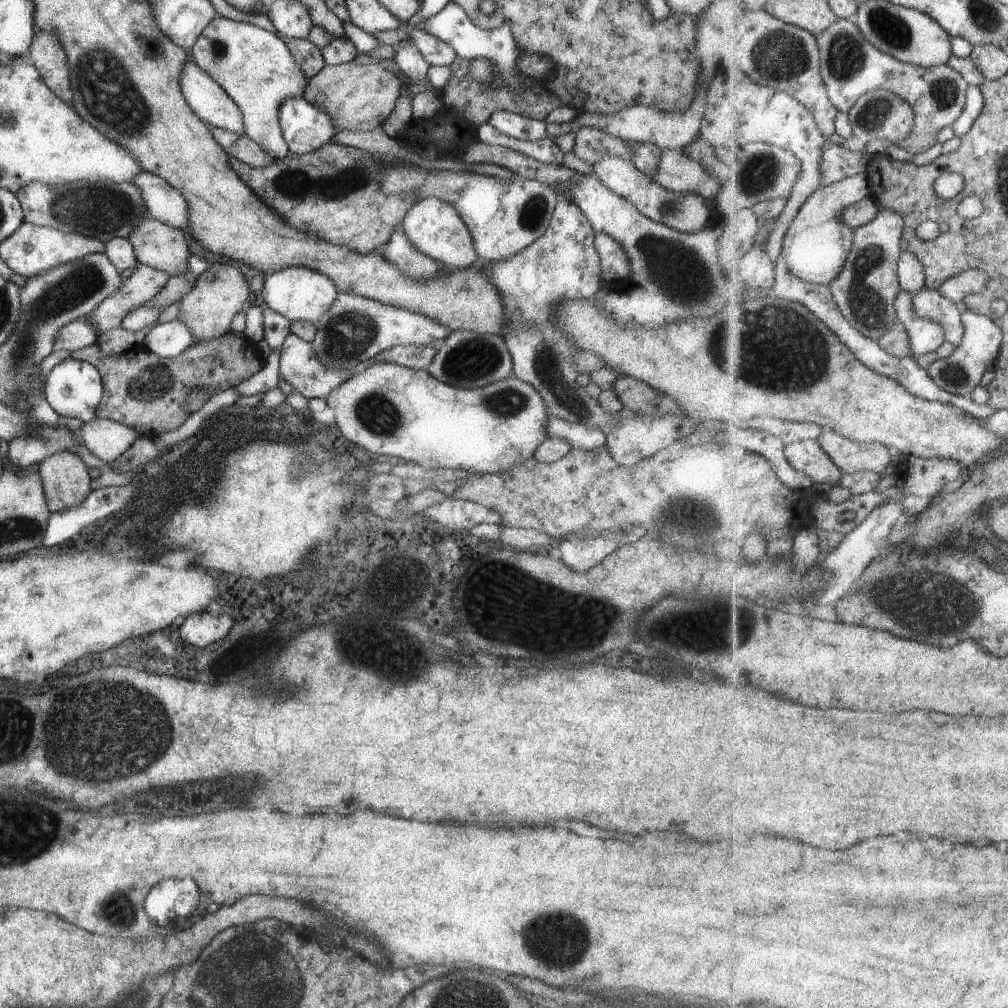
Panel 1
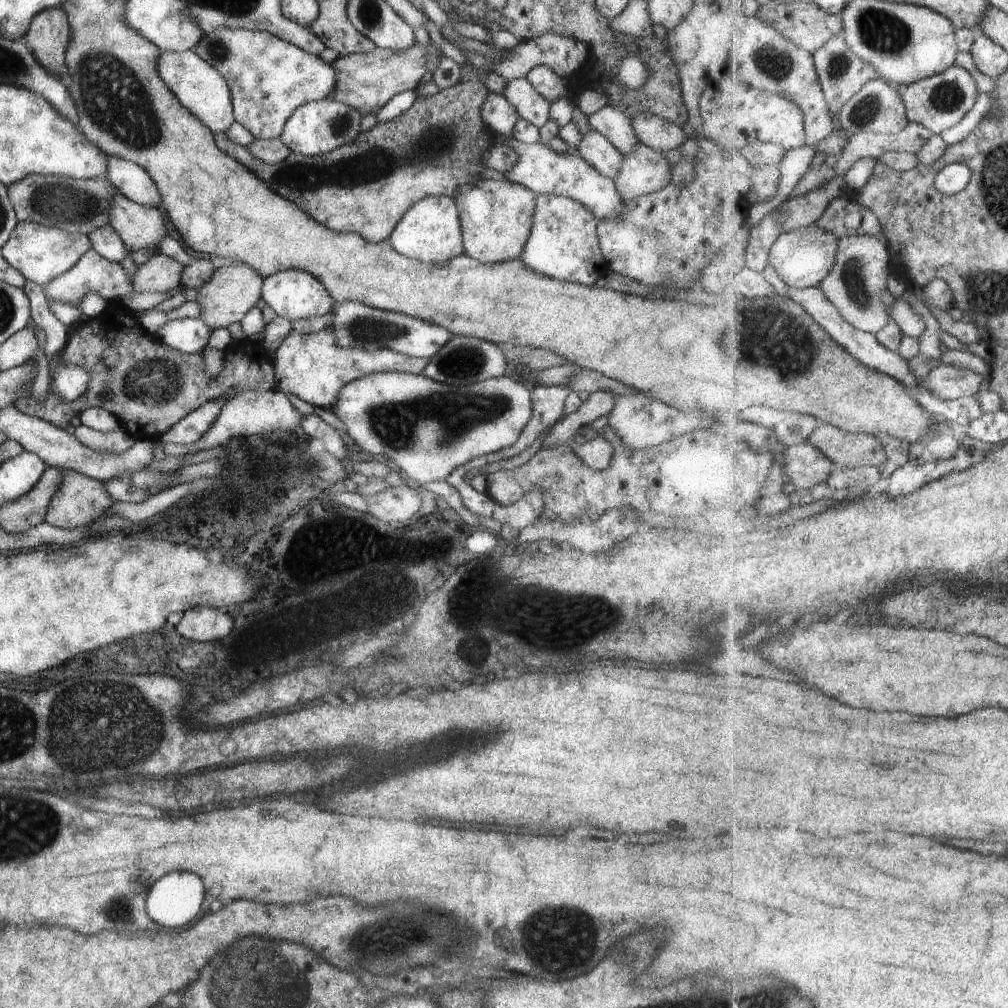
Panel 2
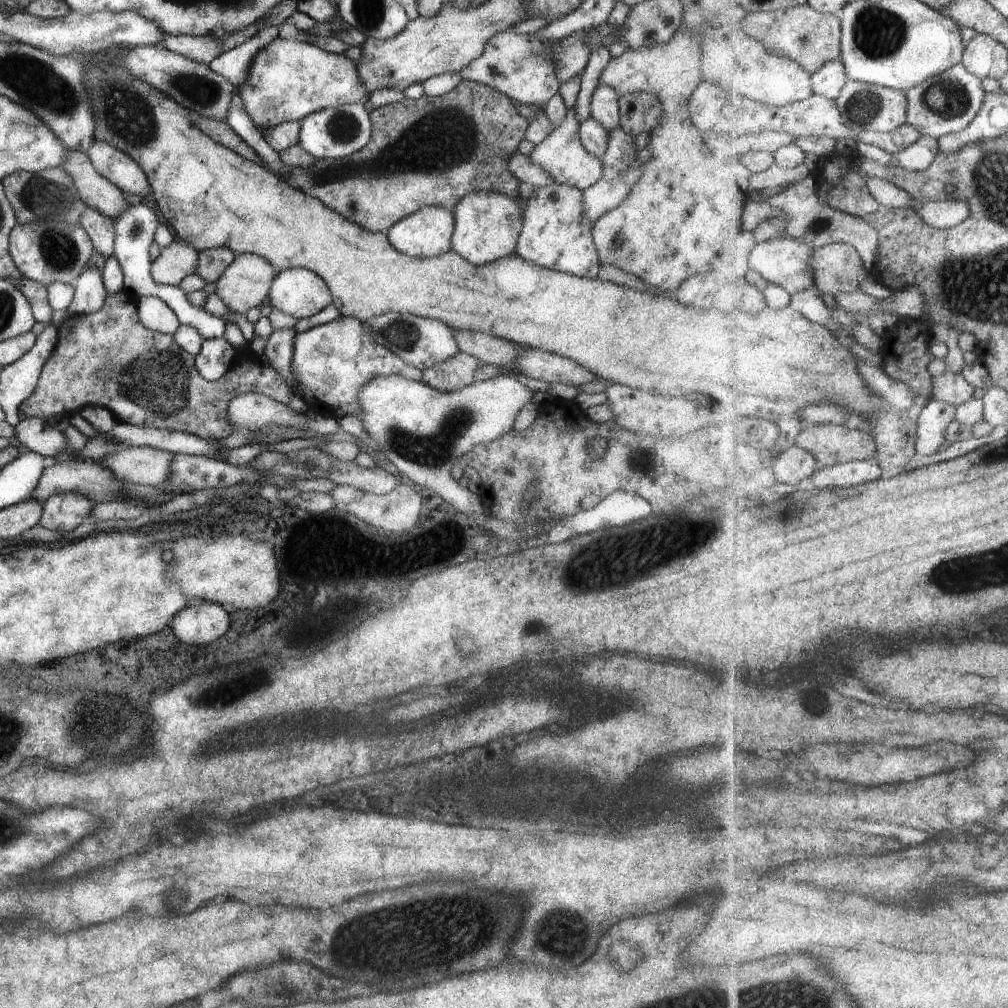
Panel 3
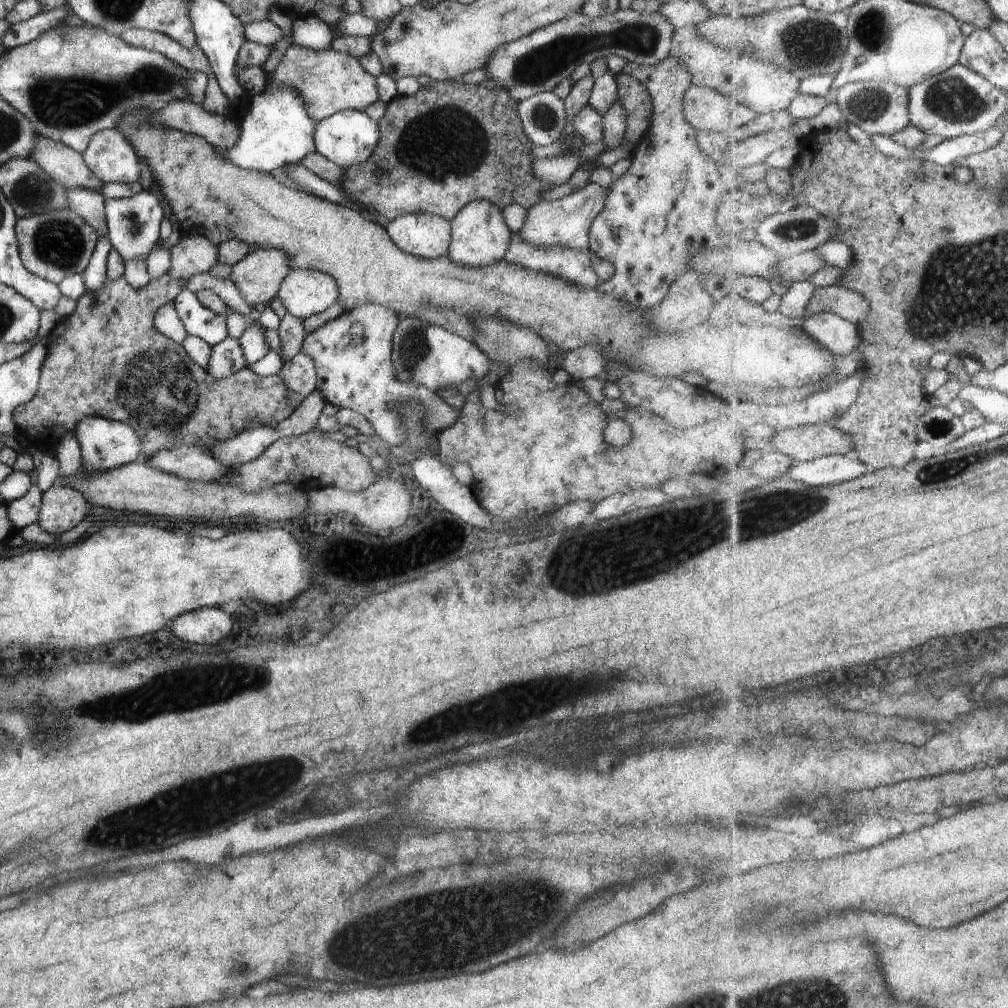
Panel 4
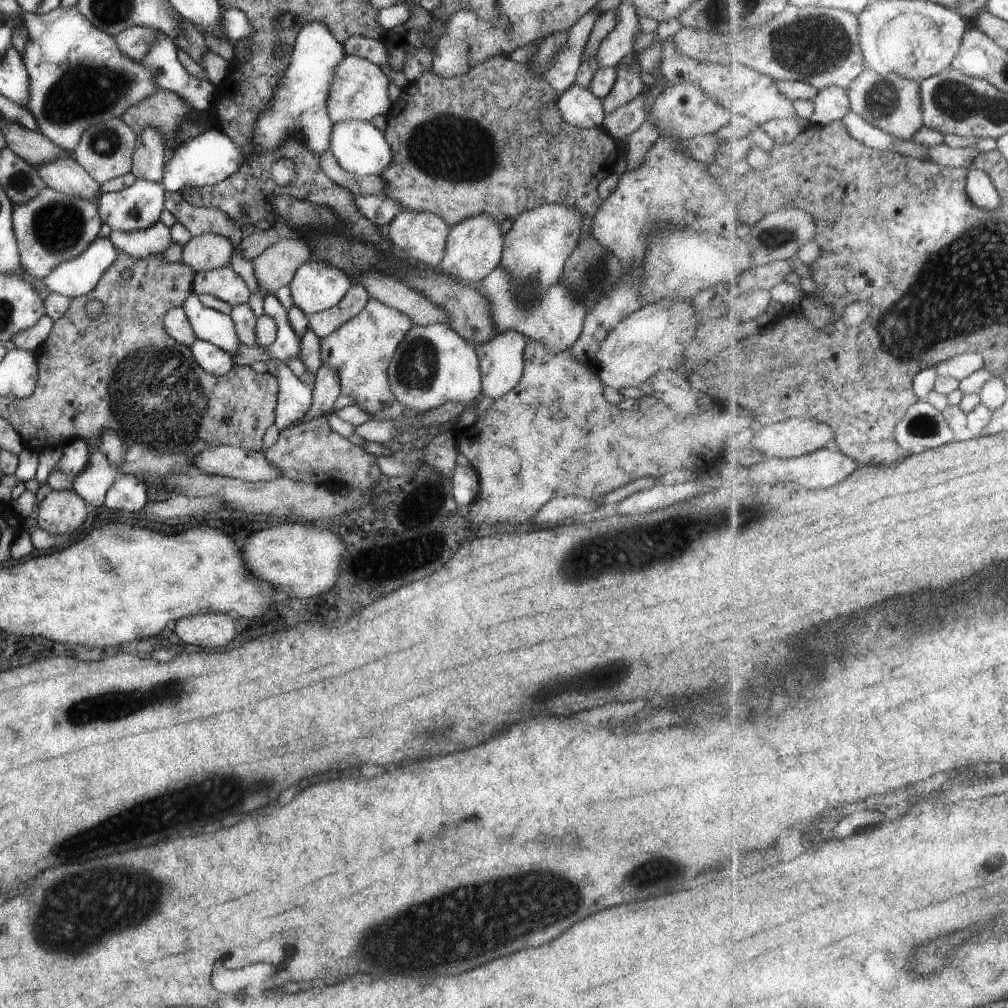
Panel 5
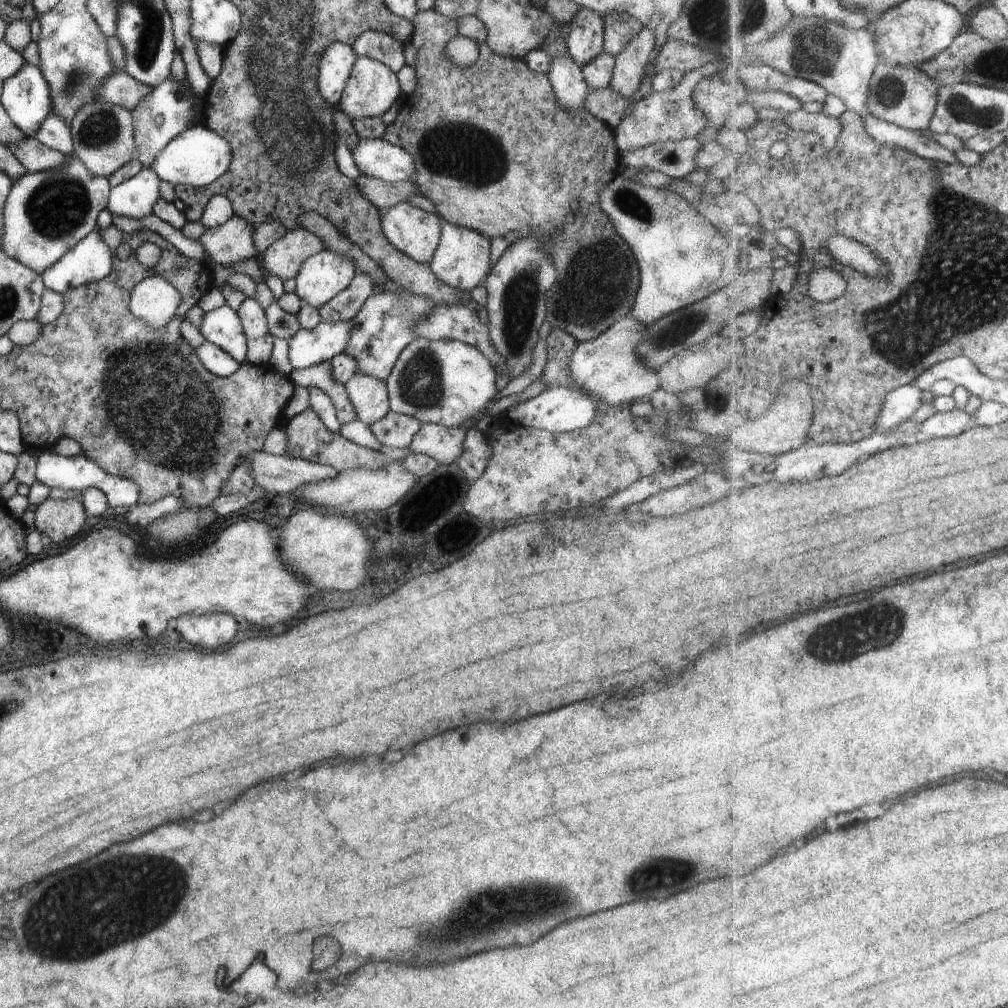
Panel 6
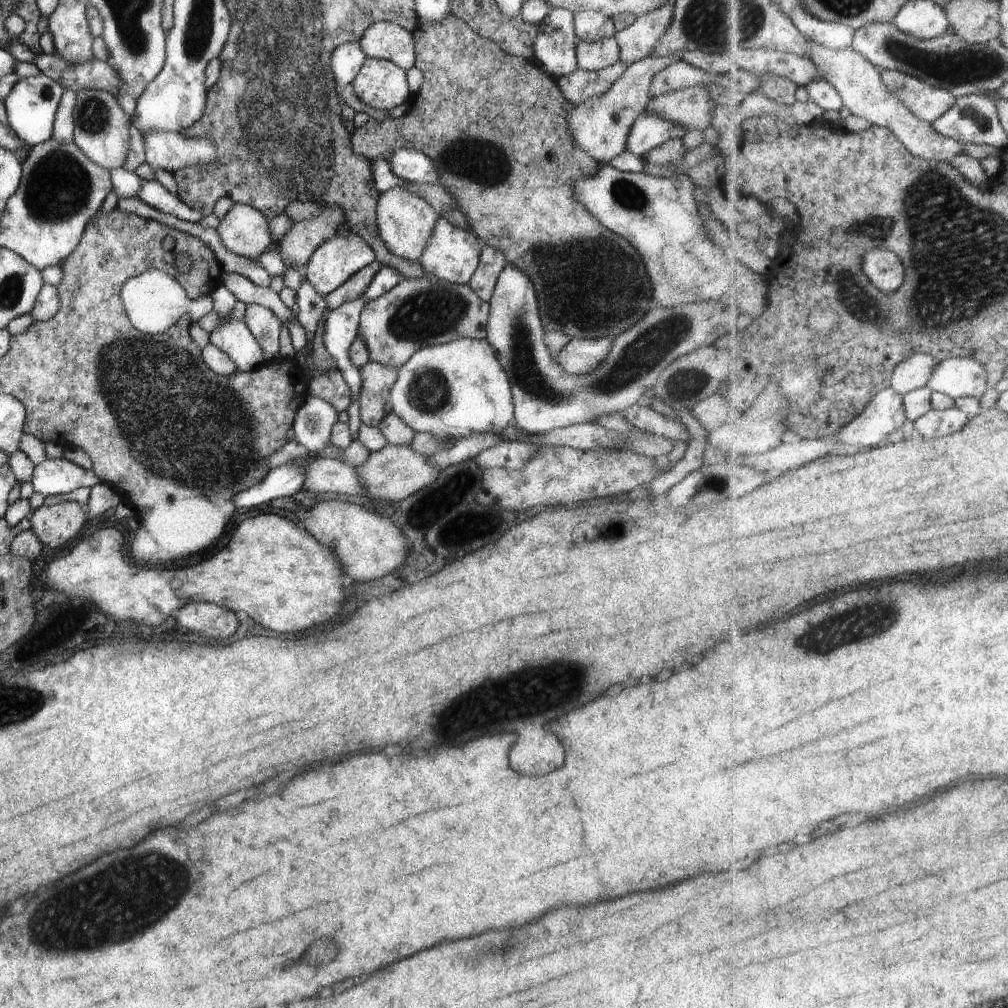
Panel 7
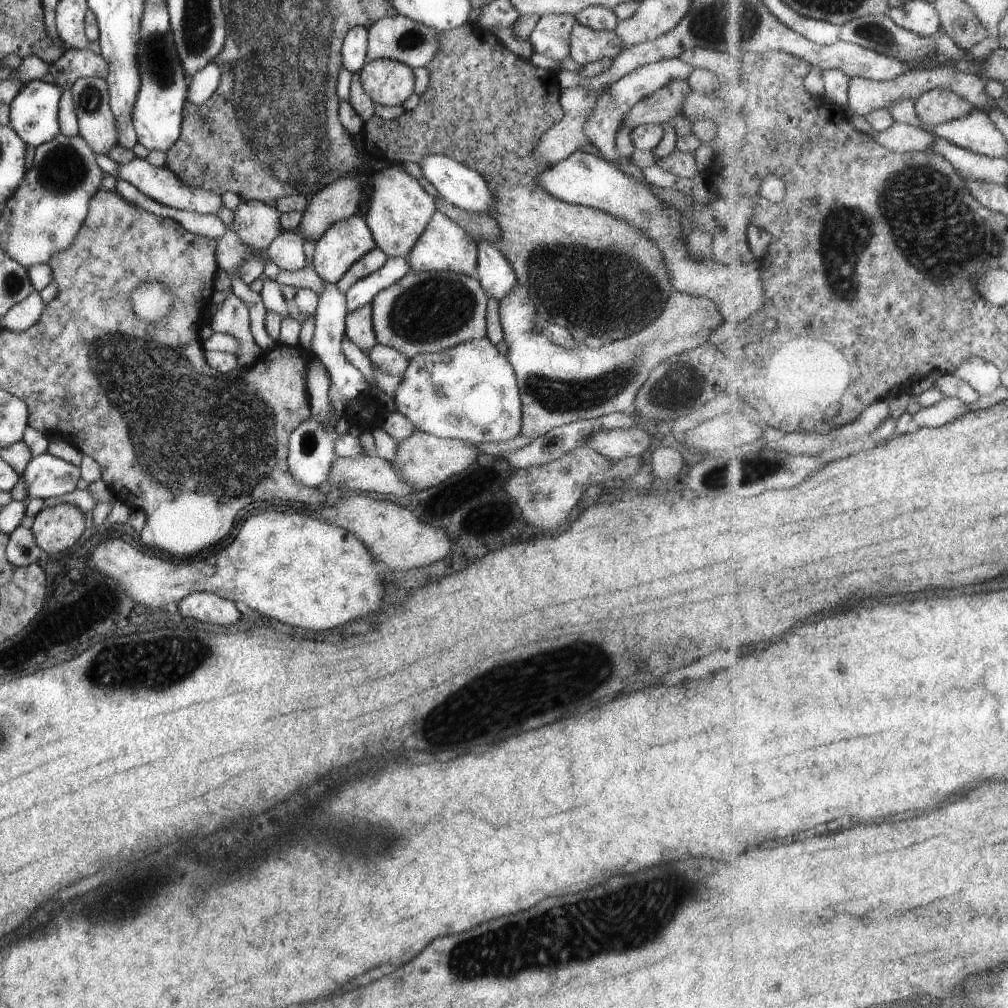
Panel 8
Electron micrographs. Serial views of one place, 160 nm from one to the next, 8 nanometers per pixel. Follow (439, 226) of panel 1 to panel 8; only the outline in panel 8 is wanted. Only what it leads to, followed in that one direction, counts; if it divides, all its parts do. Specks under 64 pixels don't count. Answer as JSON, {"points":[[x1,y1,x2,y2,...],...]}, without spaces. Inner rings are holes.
{"points":[[387,164,383,170,372,174,371,190,367,198,367,208,365,214,363,214,363,218,365,224,369,227,376,247,381,249,381,252,383,252,386,257,406,259,415,241,426,229,431,215,436,211,434,207,434,198,419,186,417,179,403,172,401,164]]}

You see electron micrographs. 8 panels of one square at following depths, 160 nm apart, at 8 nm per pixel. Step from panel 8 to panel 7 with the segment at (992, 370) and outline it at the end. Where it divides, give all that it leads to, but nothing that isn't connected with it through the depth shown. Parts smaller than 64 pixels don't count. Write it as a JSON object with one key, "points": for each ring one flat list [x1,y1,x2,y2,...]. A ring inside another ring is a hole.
{"points":[[957,357,944,360,935,367,928,387,954,399,962,396,979,399,990,388,988,372,980,362]]}

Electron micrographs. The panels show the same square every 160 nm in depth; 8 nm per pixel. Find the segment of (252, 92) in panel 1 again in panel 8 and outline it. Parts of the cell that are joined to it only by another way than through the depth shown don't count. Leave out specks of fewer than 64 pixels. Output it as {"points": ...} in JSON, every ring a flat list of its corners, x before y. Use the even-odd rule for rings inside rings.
{"points":[[389,59,366,62,359,71,360,86,375,105,400,105,414,92,413,69]]}

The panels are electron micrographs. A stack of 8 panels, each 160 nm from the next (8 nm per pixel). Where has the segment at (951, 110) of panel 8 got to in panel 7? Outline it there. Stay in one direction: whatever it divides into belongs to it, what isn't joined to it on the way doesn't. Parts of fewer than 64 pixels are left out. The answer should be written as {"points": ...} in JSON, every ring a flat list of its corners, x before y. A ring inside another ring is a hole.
{"points":[[881,71,883,82,911,112,921,120,934,123,957,100,950,91,933,86,922,78,901,71]]}

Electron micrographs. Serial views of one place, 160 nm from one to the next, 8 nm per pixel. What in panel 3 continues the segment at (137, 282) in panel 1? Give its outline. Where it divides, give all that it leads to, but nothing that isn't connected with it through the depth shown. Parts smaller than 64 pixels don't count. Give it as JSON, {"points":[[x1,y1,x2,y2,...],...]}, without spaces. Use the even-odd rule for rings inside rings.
{"points":[[183,239,175,240,161,248,159,255,151,261,150,275,158,285,176,284,194,272,198,252]]}

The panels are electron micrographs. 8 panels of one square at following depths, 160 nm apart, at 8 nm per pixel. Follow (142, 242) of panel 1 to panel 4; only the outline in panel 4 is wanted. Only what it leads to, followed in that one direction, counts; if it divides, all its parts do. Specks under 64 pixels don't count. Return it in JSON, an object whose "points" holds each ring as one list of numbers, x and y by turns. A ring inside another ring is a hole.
{"points":[[36,136,30,158,65,189,81,188,100,192,102,182,87,168,81,153,72,148,47,137]]}

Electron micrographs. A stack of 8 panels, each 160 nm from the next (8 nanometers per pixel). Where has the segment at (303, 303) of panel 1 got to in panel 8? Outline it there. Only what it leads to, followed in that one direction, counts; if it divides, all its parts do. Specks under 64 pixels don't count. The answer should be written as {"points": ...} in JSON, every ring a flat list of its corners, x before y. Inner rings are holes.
{"points":[[359,214,351,215,349,218,330,224,316,240,310,260,311,267,322,281,335,284,354,262,357,262,375,246,376,244,364,218]]}

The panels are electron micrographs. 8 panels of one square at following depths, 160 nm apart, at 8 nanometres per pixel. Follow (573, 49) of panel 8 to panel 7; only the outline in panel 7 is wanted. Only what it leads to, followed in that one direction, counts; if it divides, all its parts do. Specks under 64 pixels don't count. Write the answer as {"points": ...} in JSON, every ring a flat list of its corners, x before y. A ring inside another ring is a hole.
{"points":[[614,37,576,45,576,65,582,71,598,71,618,61,618,44]]}

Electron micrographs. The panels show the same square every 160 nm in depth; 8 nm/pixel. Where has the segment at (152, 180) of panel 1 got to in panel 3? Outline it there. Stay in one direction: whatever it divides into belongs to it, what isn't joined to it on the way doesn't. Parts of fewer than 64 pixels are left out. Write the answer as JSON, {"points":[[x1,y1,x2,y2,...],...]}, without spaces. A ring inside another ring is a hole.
{"points":[[94,140,86,150,92,167,122,193,147,196,150,186,141,167,128,155,109,143]]}

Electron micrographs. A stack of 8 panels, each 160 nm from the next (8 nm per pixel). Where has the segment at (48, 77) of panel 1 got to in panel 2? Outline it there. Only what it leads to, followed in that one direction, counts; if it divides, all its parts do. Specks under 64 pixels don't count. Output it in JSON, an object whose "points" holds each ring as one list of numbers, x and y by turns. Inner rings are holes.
{"points":[[58,5,33,14,26,34,21,38,33,50,34,59,49,74,66,80,64,53,70,40,69,20]]}

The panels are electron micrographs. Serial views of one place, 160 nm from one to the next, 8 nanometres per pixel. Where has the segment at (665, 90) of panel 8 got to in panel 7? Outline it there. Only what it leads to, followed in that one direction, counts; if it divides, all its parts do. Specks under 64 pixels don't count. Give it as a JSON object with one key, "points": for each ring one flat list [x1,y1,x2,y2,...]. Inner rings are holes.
{"points":[[693,85,650,97,645,111,658,114,687,131,702,131,707,125,716,124,710,116,714,104,705,87]]}

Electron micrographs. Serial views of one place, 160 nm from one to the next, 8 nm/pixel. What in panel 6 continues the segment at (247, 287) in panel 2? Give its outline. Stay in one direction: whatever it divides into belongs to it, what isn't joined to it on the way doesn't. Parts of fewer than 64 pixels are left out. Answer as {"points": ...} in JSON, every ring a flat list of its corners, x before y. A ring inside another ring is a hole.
{"points":[[303,227,288,230,274,240,261,254,268,274,283,281,293,279,300,264,309,256,321,251,323,240]]}

